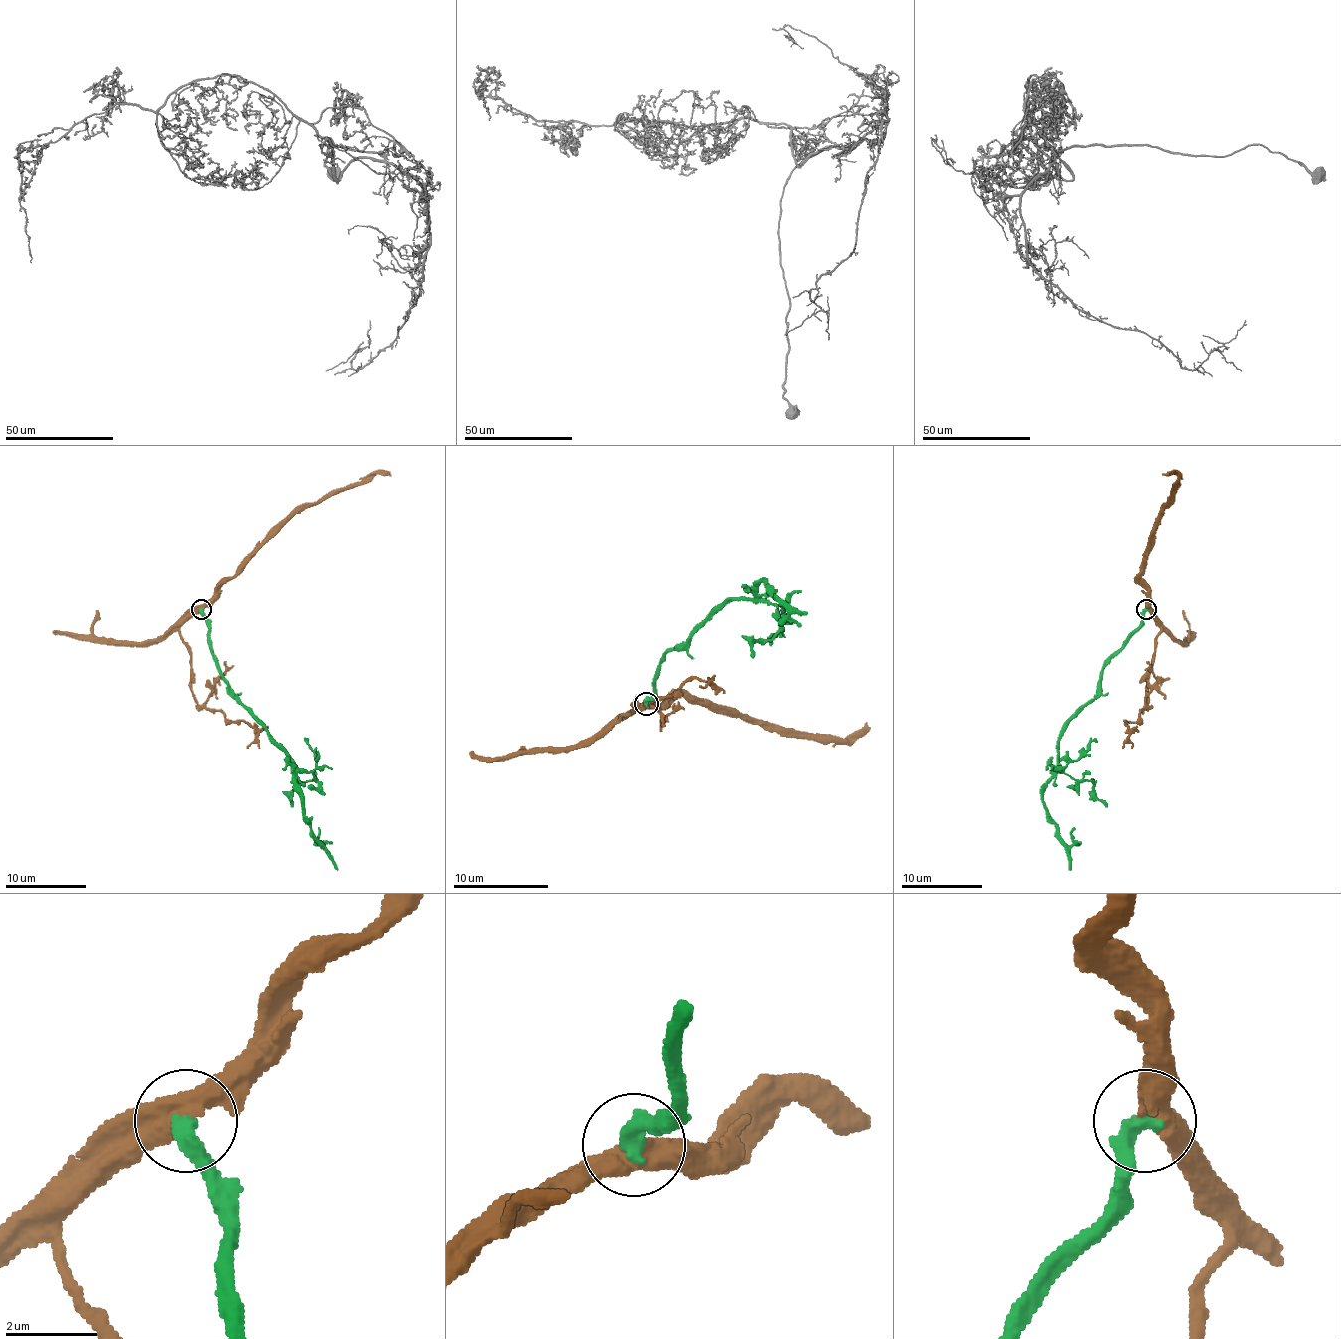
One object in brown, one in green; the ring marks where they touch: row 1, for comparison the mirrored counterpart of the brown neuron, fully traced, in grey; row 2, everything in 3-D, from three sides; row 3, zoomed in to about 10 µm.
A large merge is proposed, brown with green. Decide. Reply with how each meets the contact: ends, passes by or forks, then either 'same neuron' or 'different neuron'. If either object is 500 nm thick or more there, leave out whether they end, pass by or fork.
brown passes by; green ends there; same neuron

